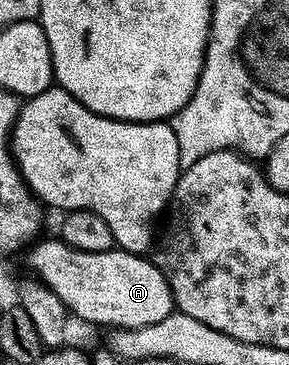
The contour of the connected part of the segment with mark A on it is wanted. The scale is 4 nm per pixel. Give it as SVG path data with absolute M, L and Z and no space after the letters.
M58 237L39 238L29 251L30 267L34 270L31 272L50 286L73 318L75 315L86 323L111 323L109 326L114 329L143 327L164 321L164 317L176 310L172 289L164 273L142 255L121 249L104 253L73 251Z

